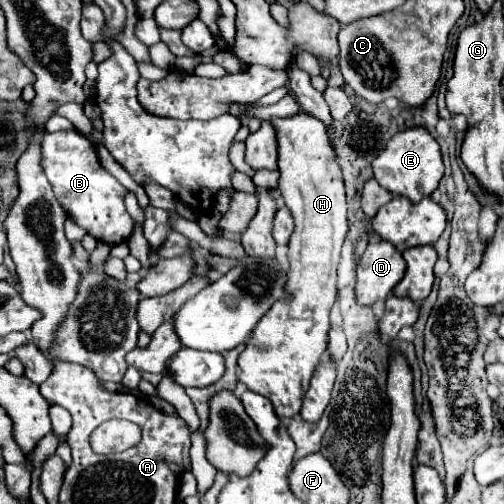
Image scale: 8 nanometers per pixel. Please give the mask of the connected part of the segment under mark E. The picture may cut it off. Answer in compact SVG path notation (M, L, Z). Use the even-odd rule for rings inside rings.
M405 128L397 132L389 144L377 154L377 160L373 160L373 172L375 180L389 190L393 196L403 196L409 202L419 202L425 196L431 196L441 178L443 178L443 160L437 140L425 130L425 128Z

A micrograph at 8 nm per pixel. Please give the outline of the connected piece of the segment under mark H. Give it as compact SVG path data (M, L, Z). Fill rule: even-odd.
M297 112L289 118L273 118L271 122L279 152L279 192L295 220L285 282L291 298L277 300L253 330L251 340L239 354L239 380L249 390L267 396L279 418L293 418L301 410L313 368L327 350L329 312L337 296L337 266L349 226L343 178L337 170L331 170L333 150L329 148L321 120Z

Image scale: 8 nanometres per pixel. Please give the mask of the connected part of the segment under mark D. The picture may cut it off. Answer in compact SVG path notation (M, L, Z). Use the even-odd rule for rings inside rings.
M385 240L369 242L367 250L359 258L355 300L359 306L371 306L377 300L385 300L397 282L403 278L405 260Z

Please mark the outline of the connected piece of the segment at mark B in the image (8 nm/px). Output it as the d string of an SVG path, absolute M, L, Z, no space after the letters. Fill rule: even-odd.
M61 130L53 134L45 134L43 138L43 170L49 178L53 192L69 218L87 230L93 238L107 242L107 244L119 244L125 242L133 230L133 218L129 216L123 196L125 186L117 182L115 176L111 176L99 162L97 148L91 140L87 140L83 134L75 130Z

